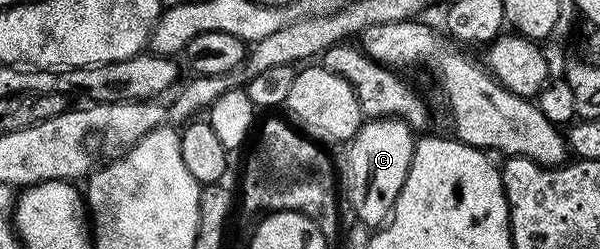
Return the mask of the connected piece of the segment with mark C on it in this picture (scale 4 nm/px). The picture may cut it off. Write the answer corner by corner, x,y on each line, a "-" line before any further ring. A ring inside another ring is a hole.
375,117
366,120
361,130
347,143
349,149
345,153
345,166
340,166
339,181
343,186
343,197
349,200
353,213
358,222
366,225
370,231
376,231
388,222
393,215
393,208
399,199
399,191
403,191
403,183
407,179
407,171
411,167
415,130
406,121
397,117

